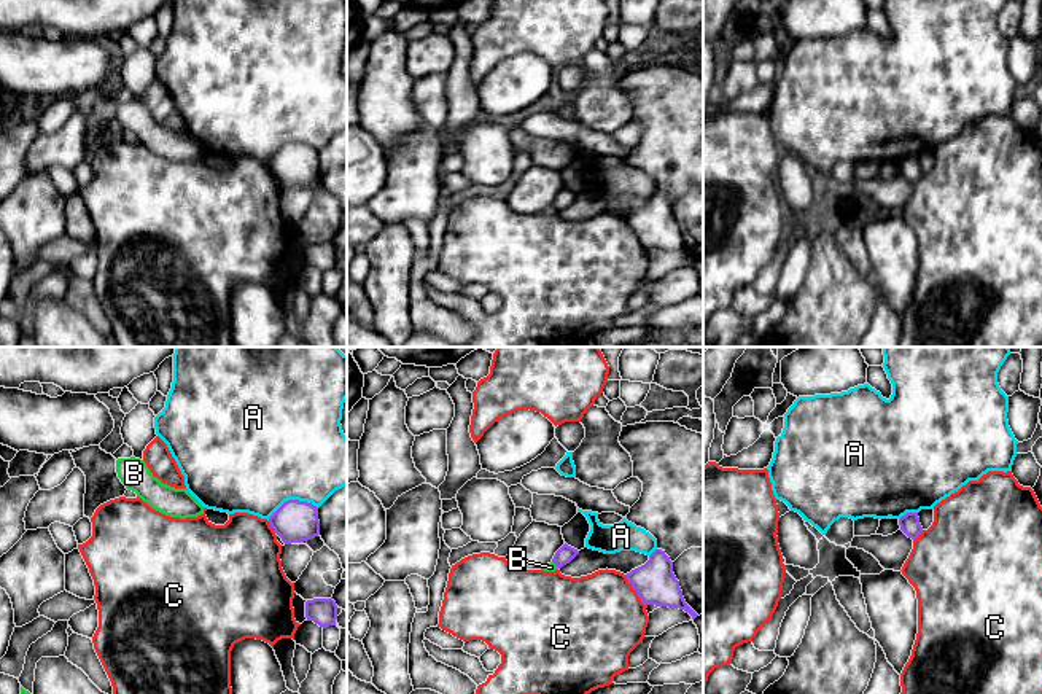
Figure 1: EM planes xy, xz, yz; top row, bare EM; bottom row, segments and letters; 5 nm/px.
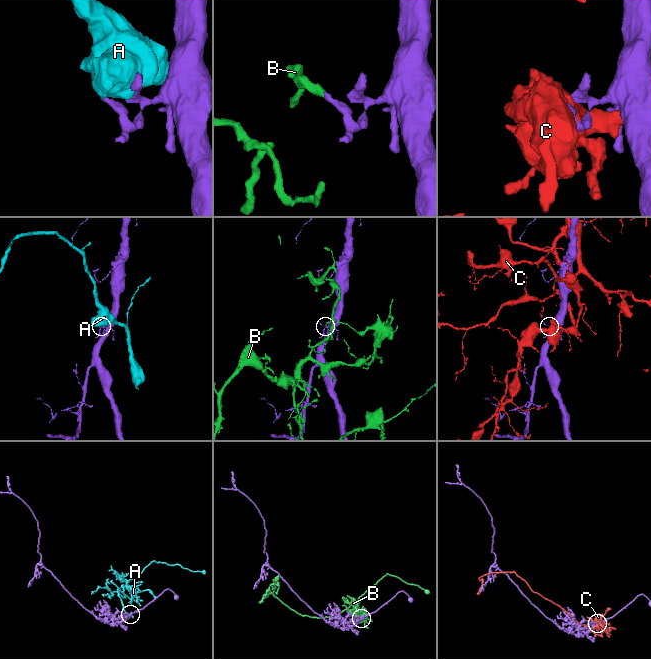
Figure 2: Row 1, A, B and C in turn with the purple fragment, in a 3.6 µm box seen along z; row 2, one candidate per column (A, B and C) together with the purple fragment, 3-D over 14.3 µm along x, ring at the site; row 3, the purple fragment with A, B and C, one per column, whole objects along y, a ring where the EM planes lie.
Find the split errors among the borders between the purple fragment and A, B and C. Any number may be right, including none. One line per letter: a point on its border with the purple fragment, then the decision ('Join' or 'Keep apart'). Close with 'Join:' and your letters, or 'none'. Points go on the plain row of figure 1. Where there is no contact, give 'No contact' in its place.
A: Touches purple at xy (291, 144). Keep apart
B: Touches purple at xz (555, 207). Keep apart
C: Touches purple at xz (635, 233). Keep apart
Join: none

